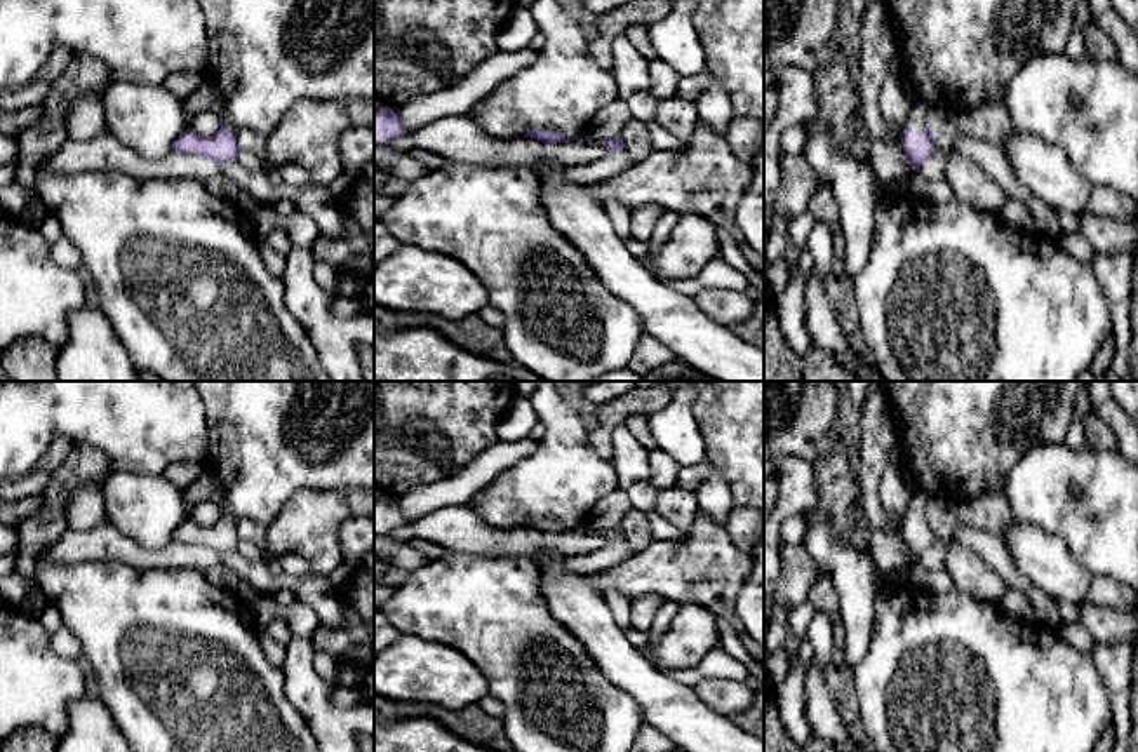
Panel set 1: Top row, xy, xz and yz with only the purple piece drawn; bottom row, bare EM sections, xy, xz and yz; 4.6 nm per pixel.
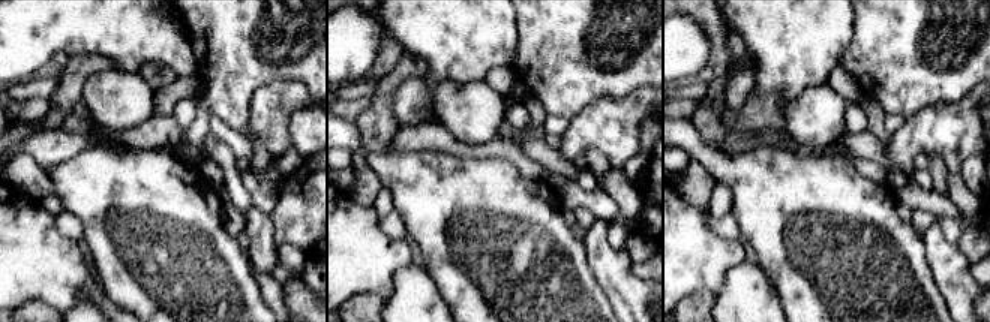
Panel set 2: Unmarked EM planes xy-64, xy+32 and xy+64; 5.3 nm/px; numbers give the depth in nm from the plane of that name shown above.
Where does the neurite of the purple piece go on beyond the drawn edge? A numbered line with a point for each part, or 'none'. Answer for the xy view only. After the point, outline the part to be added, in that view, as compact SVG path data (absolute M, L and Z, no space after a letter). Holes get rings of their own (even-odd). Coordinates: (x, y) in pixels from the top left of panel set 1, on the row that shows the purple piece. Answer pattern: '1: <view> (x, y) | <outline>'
1: xy (265, 56) | M198 0L209 40L209 78L216 82L218 91L224 99L223 122L228 124L230 132L237 134L240 129L249 127L261 136L268 138L287 110L299 99L339 99L339 97L362 97L374 99L374 0Z

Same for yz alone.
1: yz (961, 54) | M886 0L903 80L912 91L907 125L920 132L934 106L1002 104L1009 82L1037 56L1065 52L1079 0Z

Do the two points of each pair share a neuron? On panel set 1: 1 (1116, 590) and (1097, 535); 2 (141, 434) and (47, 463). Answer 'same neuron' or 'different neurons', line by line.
1: different neurons
2: different neurons

